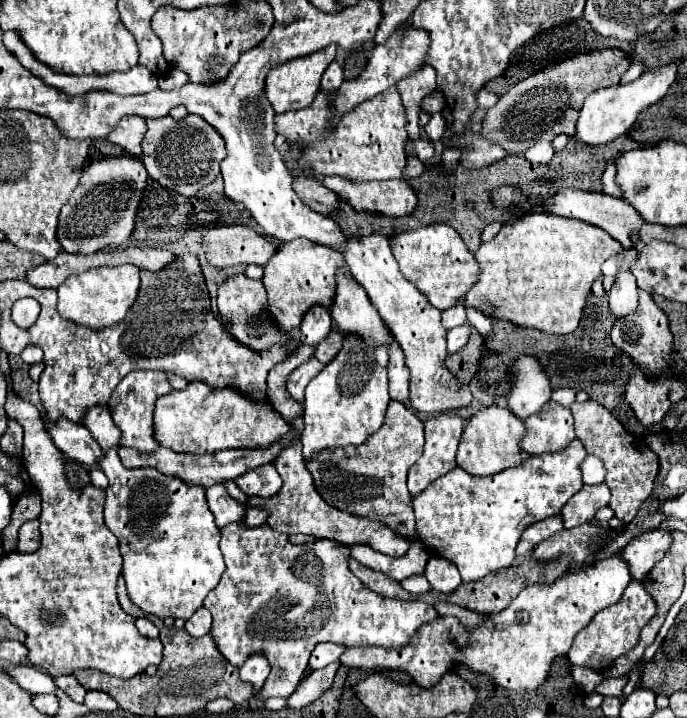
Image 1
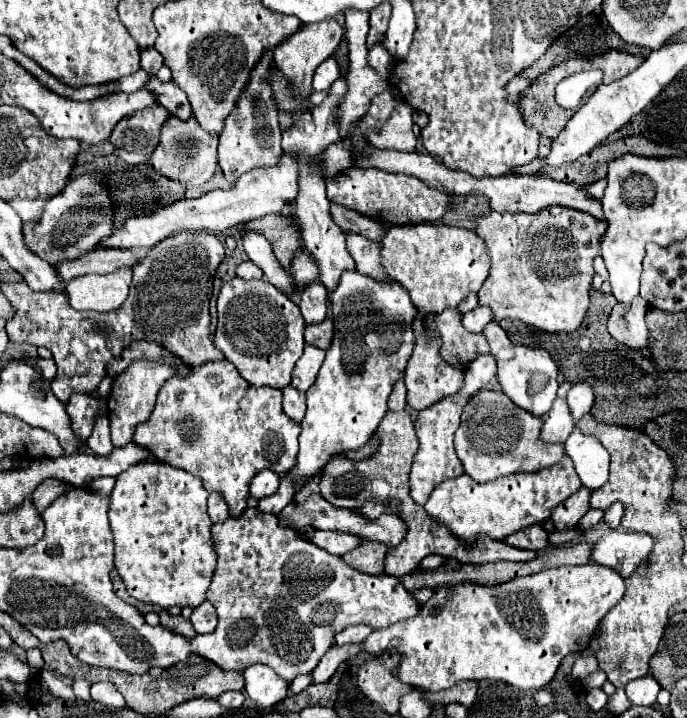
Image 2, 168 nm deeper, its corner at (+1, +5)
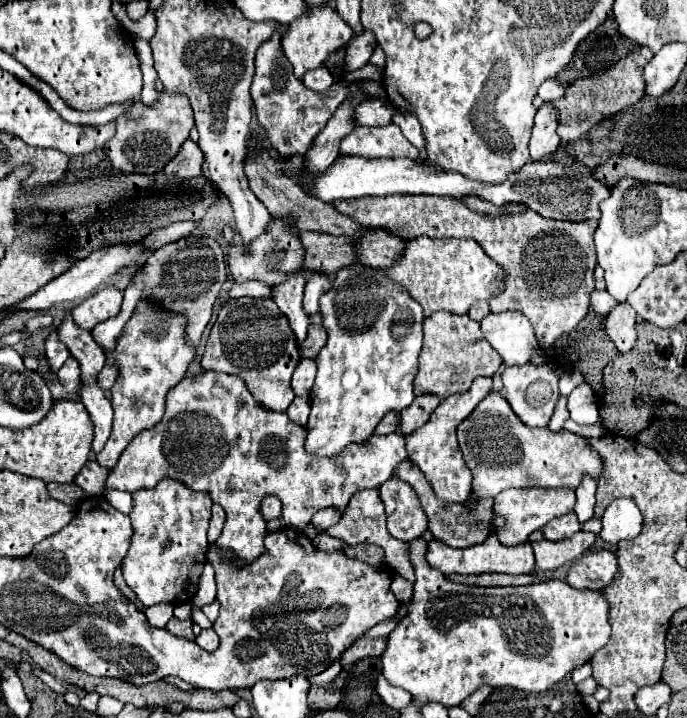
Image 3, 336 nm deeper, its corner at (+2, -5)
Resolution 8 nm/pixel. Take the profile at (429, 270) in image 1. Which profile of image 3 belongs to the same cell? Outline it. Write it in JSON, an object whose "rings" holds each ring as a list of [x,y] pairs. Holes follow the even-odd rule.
{"rings":[[[418,238],[406,242],[406,250],[400,260],[388,270],[382,270],[388,278],[400,282],[410,296],[422,304],[424,316],[438,310],[466,314],[476,300],[490,300],[504,290],[504,268],[486,256],[486,252],[466,238]]]}

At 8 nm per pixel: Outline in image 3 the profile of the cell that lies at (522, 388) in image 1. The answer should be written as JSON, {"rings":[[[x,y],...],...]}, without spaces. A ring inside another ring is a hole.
{"rings":[[[524,364],[524,366],[508,366],[502,372],[502,382],[504,382],[504,390],[502,396],[510,402],[514,414],[530,428],[542,428],[548,426],[552,414],[554,414],[554,406],[558,402],[558,378],[556,374],[548,368],[534,368],[532,364]]]}

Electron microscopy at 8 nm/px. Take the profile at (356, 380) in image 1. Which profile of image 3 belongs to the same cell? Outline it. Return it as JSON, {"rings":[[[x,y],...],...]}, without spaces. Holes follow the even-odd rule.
{"rings":[[[356,262],[336,274],[332,288],[320,298],[320,314],[328,342],[316,356],[318,376],[310,392],[312,412],[306,424],[306,450],[308,454],[334,456],[348,444],[370,438],[376,424],[388,412],[398,414],[412,404],[412,380],[418,372],[418,354],[422,350],[424,312],[402,284],[386,278],[376,268]]]}

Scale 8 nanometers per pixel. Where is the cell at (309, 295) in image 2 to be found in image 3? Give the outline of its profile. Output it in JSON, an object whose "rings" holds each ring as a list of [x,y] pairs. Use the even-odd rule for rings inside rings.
{"rings":[[[310,272],[308,280],[306,280],[306,292],[304,292],[304,310],[310,316],[318,314],[318,300],[324,292],[328,292],[330,286],[332,286],[330,276],[320,274],[320,272]]]}

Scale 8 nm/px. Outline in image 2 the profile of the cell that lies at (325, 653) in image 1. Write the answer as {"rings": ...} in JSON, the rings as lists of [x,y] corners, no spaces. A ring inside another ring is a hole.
{"rings":[[[351,626],[345,632],[339,632],[337,638],[333,640],[333,646],[345,646],[345,644],[359,644],[363,642],[373,630],[369,626]]]}

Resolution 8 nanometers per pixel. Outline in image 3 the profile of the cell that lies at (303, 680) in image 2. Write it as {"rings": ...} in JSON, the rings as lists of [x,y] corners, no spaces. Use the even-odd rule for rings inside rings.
{"rings":[[[336,660],[333,664],[331,664],[324,672],[310,677],[311,685],[324,685],[328,684],[341,672],[342,666],[339,660]]]}

